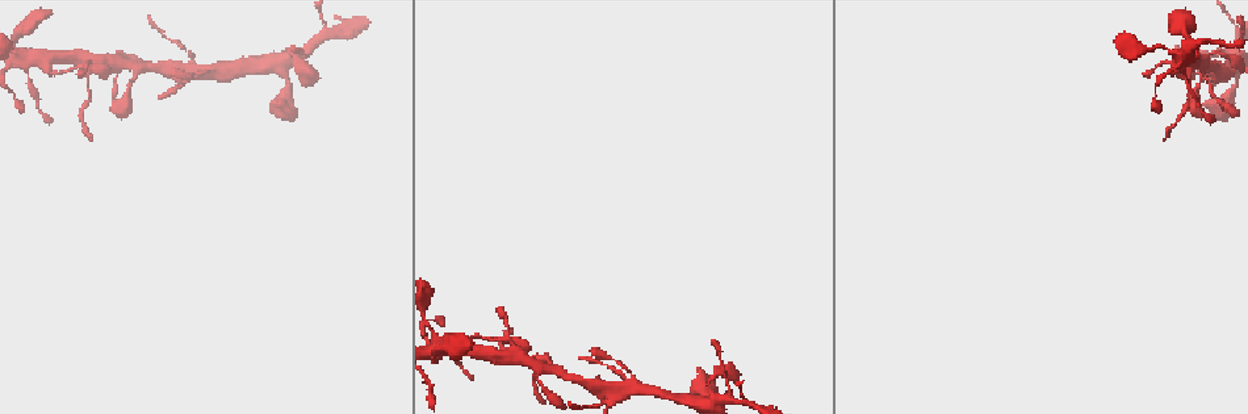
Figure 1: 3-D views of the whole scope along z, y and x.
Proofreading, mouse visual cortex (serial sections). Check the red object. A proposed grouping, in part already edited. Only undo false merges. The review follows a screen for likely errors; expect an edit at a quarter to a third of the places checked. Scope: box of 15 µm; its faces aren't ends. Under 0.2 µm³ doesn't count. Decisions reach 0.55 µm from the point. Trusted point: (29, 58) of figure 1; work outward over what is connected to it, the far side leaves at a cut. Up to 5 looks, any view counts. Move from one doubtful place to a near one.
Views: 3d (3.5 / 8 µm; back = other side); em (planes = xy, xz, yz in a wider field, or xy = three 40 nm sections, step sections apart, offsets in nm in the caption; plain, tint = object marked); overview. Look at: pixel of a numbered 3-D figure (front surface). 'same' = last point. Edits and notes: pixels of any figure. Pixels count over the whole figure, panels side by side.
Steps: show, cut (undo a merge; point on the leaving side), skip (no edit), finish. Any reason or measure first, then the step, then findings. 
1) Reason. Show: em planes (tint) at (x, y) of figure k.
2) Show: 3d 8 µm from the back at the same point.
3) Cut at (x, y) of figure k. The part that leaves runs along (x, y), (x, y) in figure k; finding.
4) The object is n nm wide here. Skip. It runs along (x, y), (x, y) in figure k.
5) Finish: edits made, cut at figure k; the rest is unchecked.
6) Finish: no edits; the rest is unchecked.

Show: em planes (tint) at (194, 70) of figure 1.

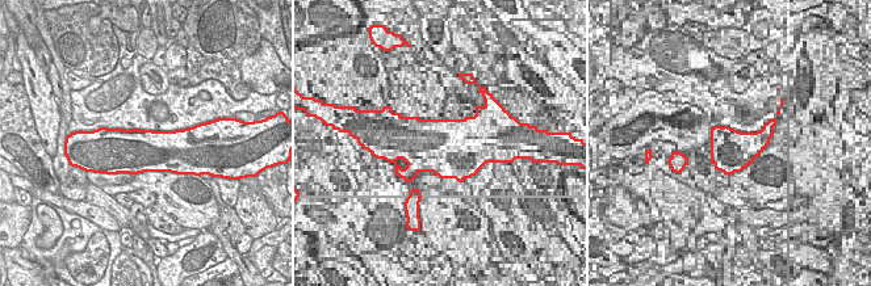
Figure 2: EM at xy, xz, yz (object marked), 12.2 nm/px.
See where the arms go. Show: 3d 3.5 µm at the same point.

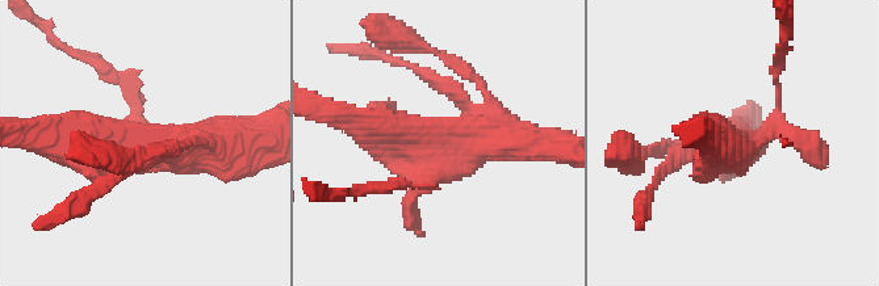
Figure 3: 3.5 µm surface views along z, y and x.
Skip. It runs along (344, 118), (397, 139), (522, 139) in figure 3; continuous, no second cell.

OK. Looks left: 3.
Sudden change in width. Show: 3d 3.5 µm at (717, 397) of figure 1.

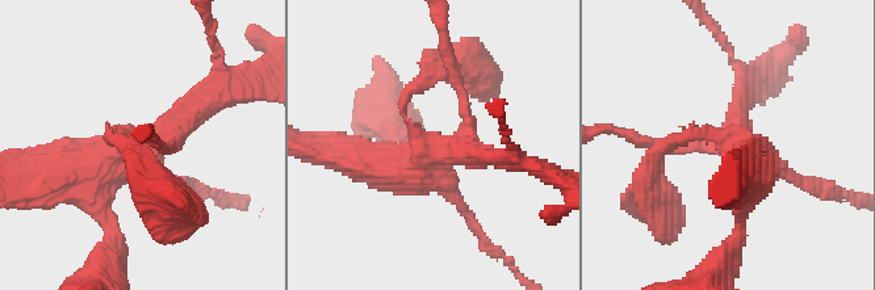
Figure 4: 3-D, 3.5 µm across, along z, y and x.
Show: em xy step 3 (tint) at (433, 150) of figure 4.

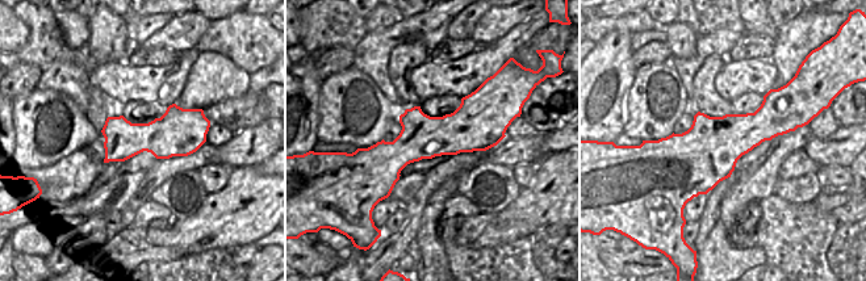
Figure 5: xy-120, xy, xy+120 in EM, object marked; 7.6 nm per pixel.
Another direction. Show: em xy step 2 (tint) at the same point.

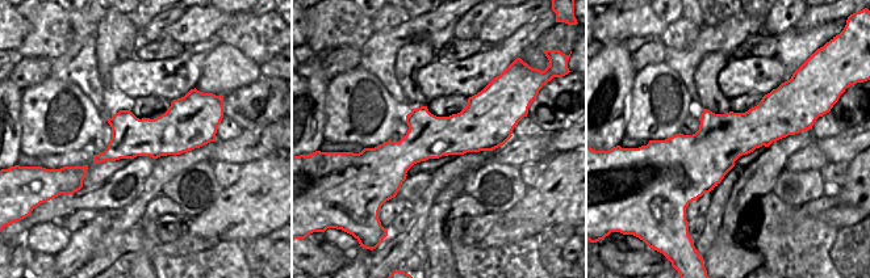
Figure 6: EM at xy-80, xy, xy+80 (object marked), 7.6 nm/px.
Skip. It runs along (507, 127), (372, 154) in figure 6; all the same cell.

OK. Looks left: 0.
Finish: no edits; the rest is unchecked.

